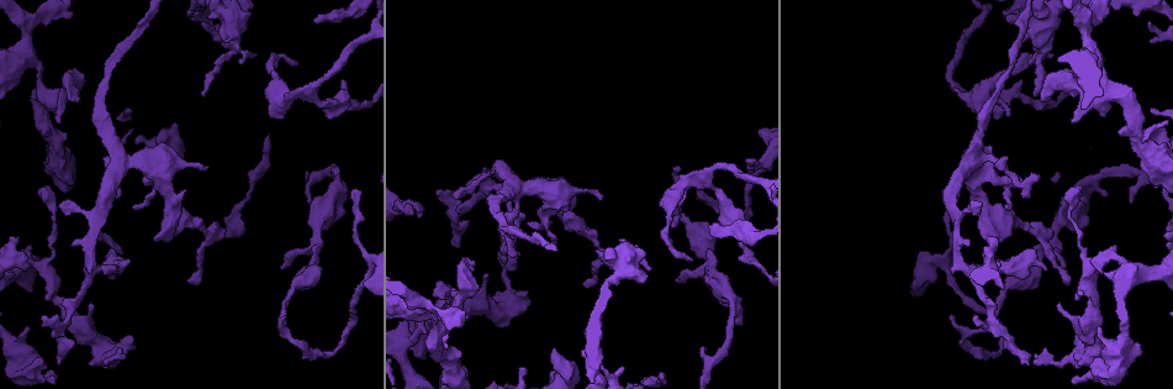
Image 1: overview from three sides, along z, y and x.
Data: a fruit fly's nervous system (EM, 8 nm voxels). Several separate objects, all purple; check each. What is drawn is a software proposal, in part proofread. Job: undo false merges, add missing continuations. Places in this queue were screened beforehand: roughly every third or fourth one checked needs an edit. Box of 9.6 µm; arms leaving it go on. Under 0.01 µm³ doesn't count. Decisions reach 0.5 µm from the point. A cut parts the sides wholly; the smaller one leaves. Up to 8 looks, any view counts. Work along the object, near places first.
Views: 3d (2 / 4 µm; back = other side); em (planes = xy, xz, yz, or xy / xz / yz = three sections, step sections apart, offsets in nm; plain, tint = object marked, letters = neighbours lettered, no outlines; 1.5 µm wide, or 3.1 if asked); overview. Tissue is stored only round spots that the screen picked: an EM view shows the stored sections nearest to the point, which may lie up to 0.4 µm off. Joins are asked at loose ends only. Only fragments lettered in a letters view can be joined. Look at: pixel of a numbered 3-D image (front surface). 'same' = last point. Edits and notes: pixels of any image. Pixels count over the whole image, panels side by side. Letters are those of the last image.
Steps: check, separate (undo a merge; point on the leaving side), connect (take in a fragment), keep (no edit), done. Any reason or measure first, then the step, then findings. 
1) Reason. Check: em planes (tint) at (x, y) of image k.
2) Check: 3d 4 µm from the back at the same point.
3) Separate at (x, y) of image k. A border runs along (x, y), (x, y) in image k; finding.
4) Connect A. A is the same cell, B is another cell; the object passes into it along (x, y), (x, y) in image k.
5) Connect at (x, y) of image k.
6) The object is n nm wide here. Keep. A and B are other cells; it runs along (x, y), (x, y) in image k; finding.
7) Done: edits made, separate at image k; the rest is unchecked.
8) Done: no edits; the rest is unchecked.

Branch stops here. Check: em planes (letters) at (1131, 202) of image 1.

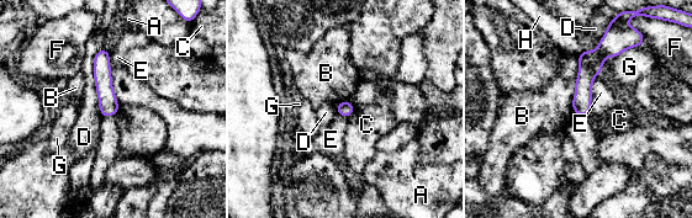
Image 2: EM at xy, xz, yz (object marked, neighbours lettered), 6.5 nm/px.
Keep. A, B, C, D, E, F, G and H are other cells; none of them fits.

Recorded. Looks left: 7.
An open end. Check: 3d 4 µm at (283, 316) of image 1.

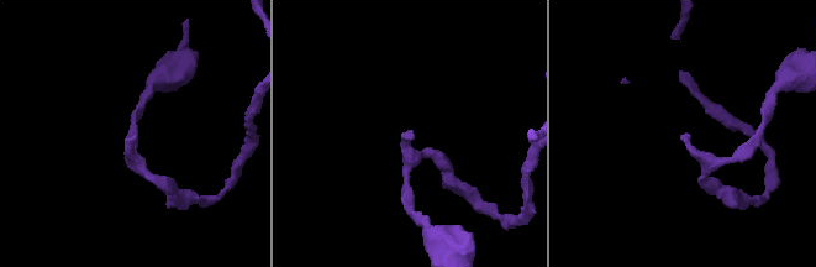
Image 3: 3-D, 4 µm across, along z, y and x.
Shape alone is not enough. Check: em planes (letters) at (686, 132) of image 3.

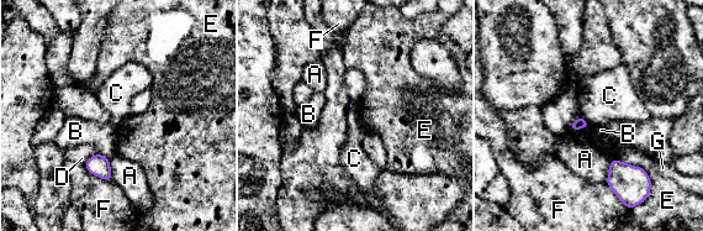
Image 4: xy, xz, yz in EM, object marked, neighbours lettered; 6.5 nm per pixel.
Keep. A, B, C, D, E, F and G are other cells; a border runs along (580, 116), (591, 125) in image 4; none of them fits.

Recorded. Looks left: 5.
An open end. Check: 3d 2 µm at (676, 282) of image 1.

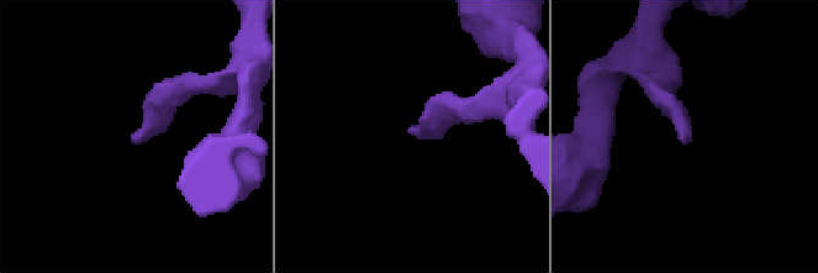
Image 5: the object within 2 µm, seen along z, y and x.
Need the tissue. Check: em planes (tint) at (411, 128) of image 5.

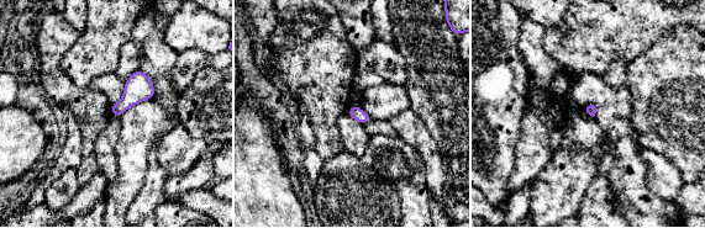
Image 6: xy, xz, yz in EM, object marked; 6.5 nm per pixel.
See the neighbours. Check: em planes (letters) at the same point.

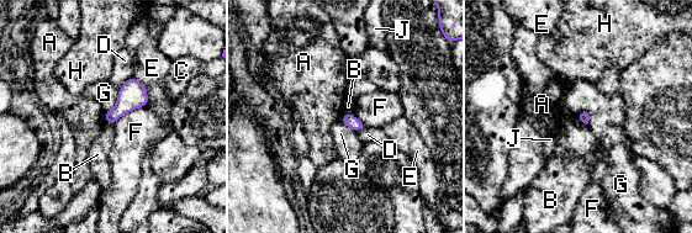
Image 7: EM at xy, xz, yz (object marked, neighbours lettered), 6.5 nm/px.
The longest contact is with F, 260 nm. Keep. A, B, C, D, E, F, G, H and J are other cells; none of them fits.

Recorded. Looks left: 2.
Done: no edits; the rest is unchecked.

